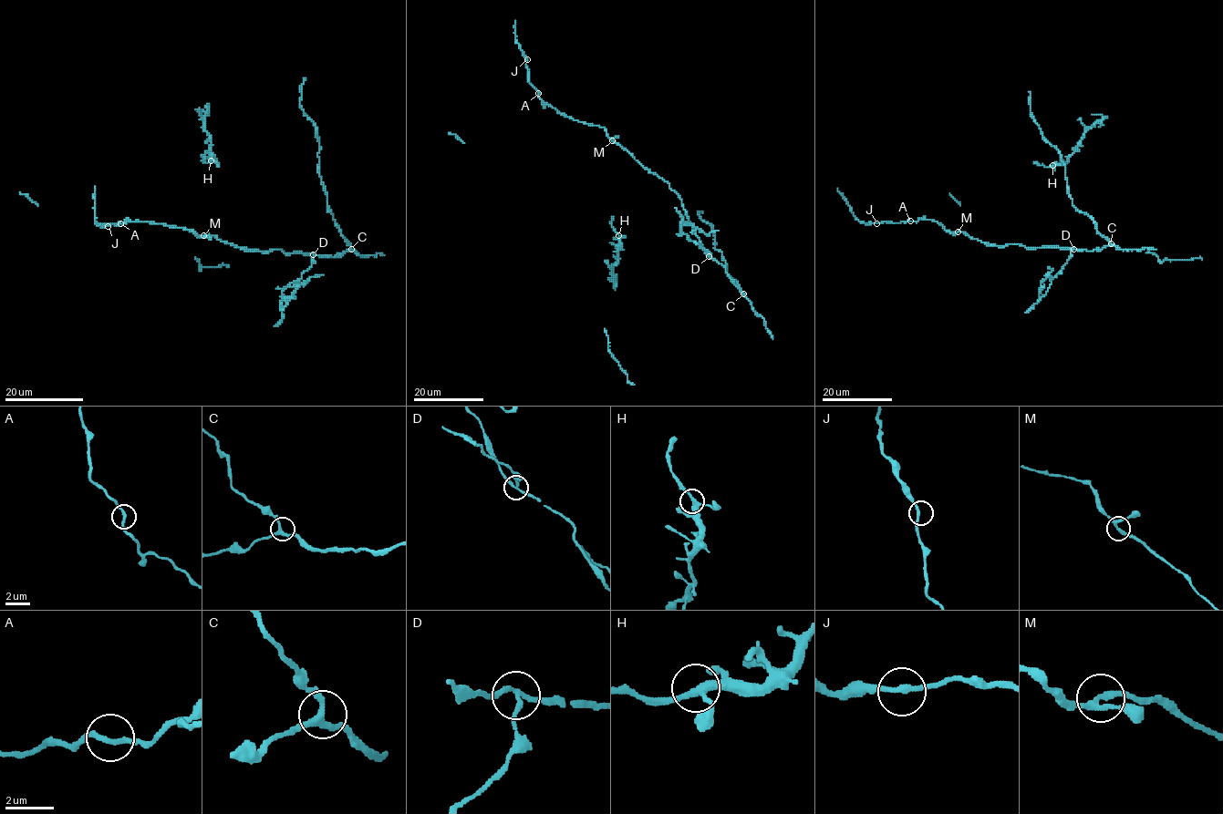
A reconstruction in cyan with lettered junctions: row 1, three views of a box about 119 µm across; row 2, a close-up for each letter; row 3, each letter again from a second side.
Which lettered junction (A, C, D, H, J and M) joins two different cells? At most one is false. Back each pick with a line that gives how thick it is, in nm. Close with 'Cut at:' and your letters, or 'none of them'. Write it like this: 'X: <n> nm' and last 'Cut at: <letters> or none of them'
D: 190 nm
Cut at: D

